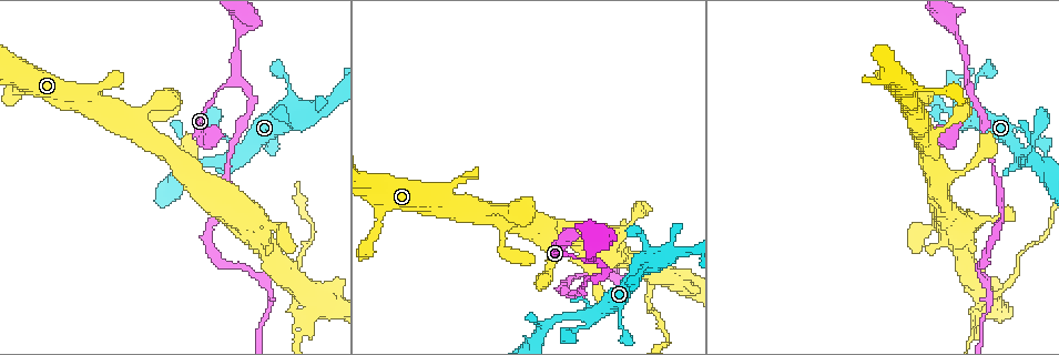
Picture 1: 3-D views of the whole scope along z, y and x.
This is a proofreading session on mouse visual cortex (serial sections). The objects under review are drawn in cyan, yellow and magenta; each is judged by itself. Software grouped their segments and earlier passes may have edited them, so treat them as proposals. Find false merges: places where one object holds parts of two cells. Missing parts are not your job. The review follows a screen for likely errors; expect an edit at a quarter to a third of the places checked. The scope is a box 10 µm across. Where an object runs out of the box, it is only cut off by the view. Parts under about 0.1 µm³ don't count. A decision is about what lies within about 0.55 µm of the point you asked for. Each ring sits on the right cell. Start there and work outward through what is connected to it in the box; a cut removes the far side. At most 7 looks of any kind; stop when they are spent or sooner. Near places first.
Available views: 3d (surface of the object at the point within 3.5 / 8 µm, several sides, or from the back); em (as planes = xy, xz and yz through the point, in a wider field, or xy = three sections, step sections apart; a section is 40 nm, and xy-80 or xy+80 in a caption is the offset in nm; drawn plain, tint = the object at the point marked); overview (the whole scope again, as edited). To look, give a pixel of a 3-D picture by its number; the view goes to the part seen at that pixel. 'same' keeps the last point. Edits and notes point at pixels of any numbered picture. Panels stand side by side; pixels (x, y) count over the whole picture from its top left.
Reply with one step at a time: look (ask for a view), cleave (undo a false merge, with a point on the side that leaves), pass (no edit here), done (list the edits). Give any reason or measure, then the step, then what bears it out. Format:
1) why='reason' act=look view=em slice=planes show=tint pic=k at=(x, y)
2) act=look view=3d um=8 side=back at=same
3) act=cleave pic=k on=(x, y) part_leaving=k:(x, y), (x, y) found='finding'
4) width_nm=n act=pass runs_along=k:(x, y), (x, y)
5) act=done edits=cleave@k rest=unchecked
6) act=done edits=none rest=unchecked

act=look view=3d um=3.5 pic=1 at=(672, 254)

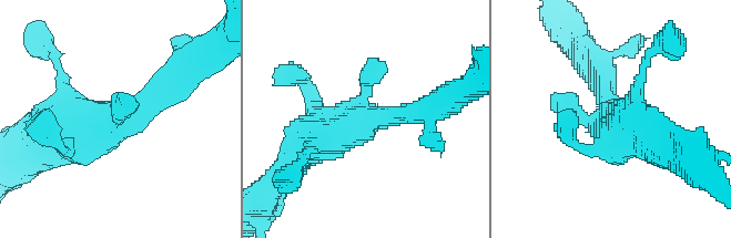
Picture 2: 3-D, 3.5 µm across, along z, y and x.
act=pass runs_along=2:(56, 133), (124, 120), (179, 72) found='continuous, no second cell'

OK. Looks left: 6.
why='three-way junction' act=look view=3d um=3.5 side=back pic=1 at=(967, 80)

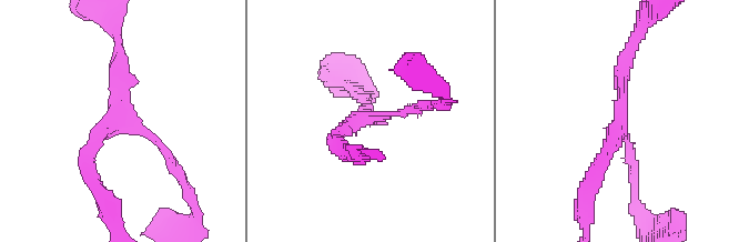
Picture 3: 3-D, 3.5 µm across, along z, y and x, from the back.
arms=3 arm_widths_nm=150,200,200 act=look view=em slice=xy step=5 show=tint pic=3 at=(620, 122)

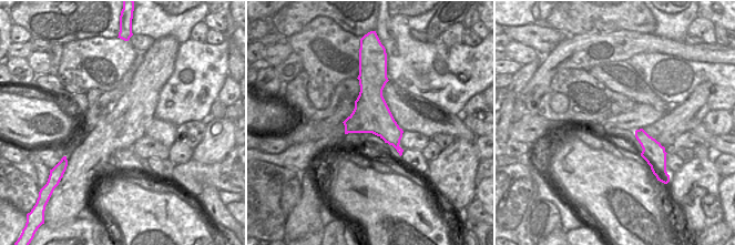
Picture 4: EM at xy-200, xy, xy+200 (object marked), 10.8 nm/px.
act=pass runs_along=3:(175, 168), (142, 128), (124, 120), (118, 49) found='all the same cell'

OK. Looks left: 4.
why='calibre changes' act=look view=3d um=3.5 pic=1 at=(951, 235)

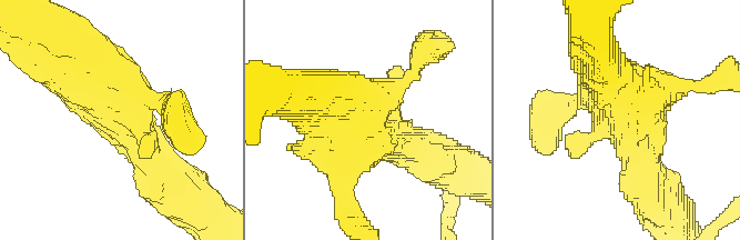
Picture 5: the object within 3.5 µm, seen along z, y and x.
why='shape alone is not enough' act=look view=em slice=xy step=3 show=tint pic=5 at=(133, 122)

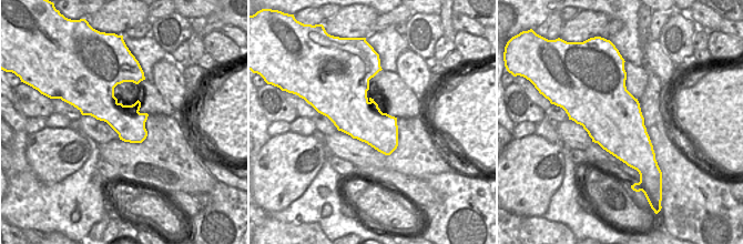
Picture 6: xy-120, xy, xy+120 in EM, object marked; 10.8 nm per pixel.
act=pass runs_along=5:(79, 73), (112, 101), (166, 179) found='all the same cell'

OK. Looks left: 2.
act=done edits=none rest=unchecked

